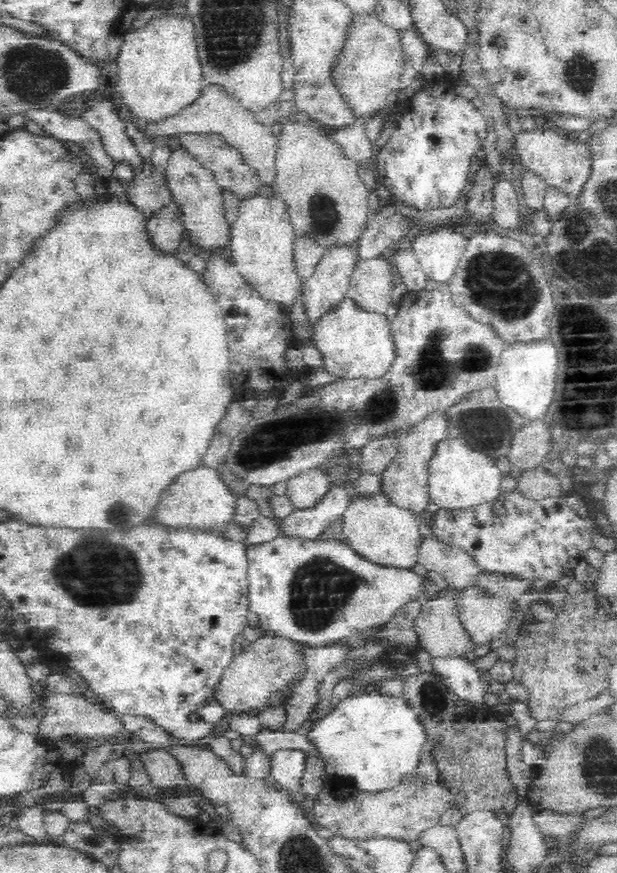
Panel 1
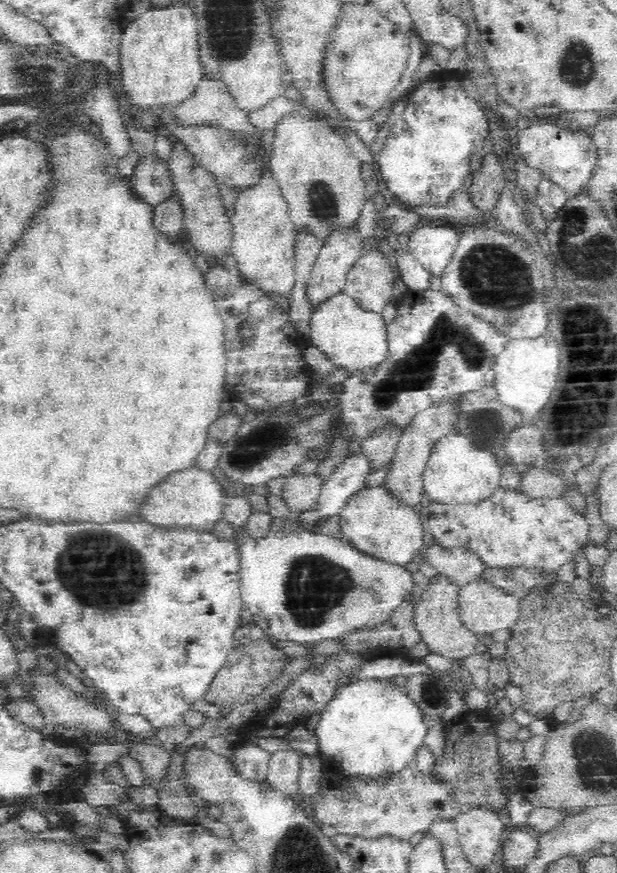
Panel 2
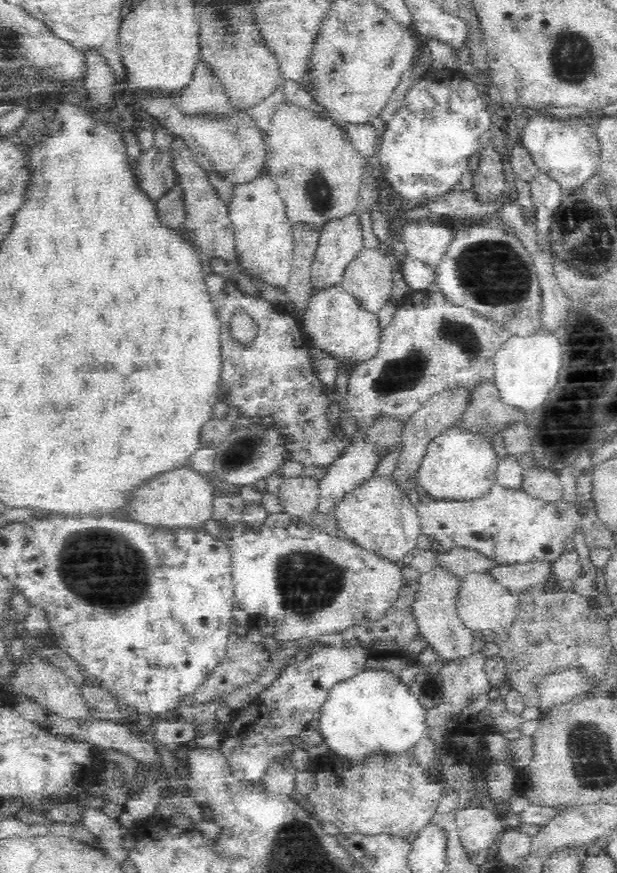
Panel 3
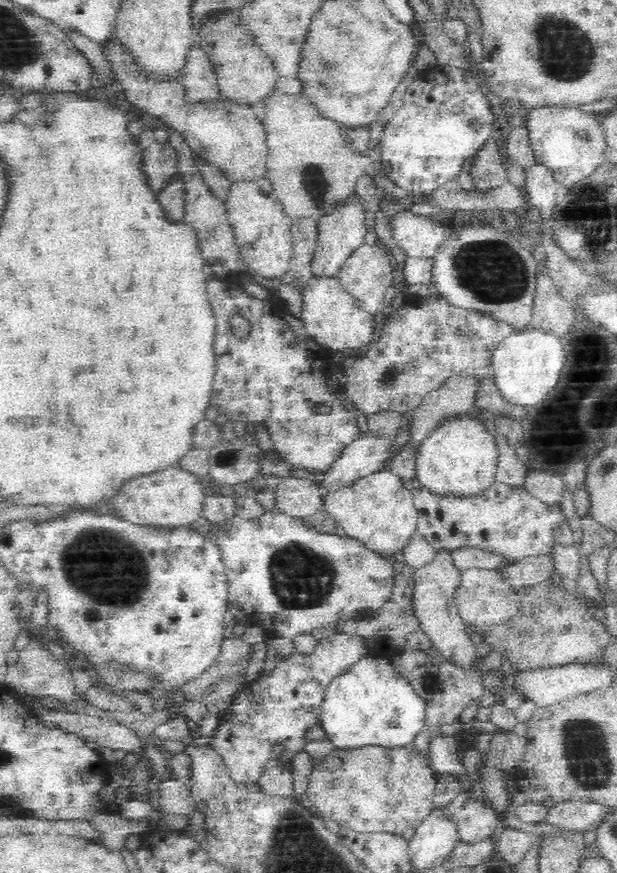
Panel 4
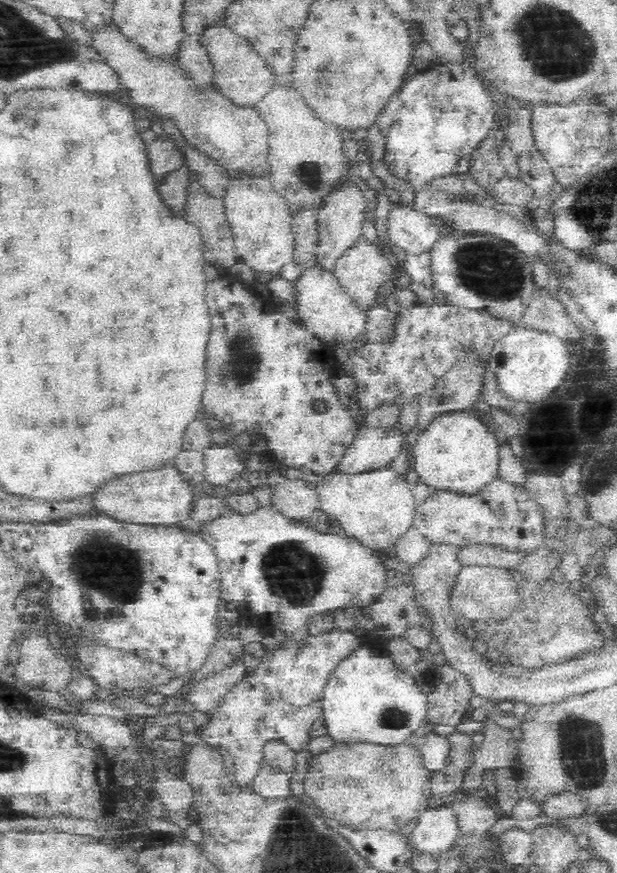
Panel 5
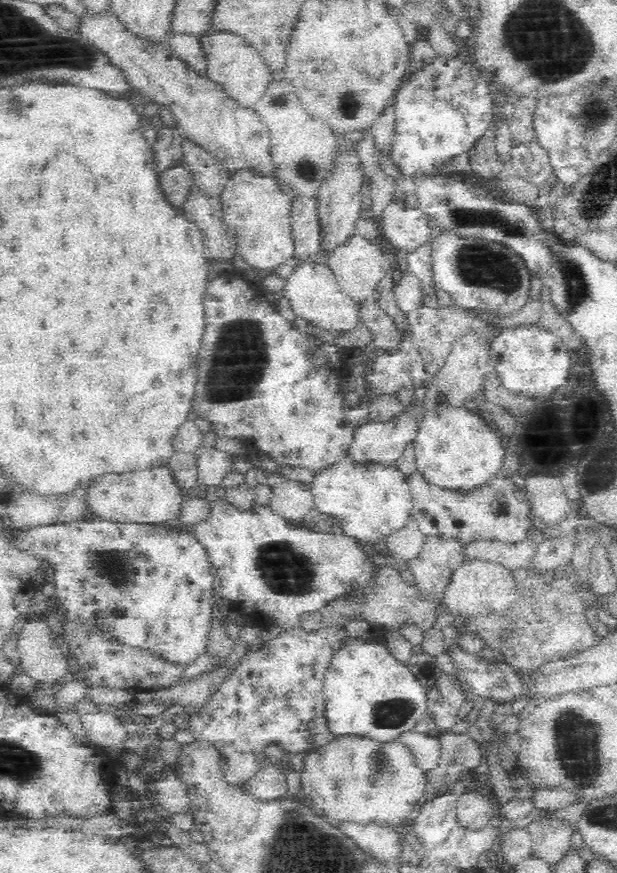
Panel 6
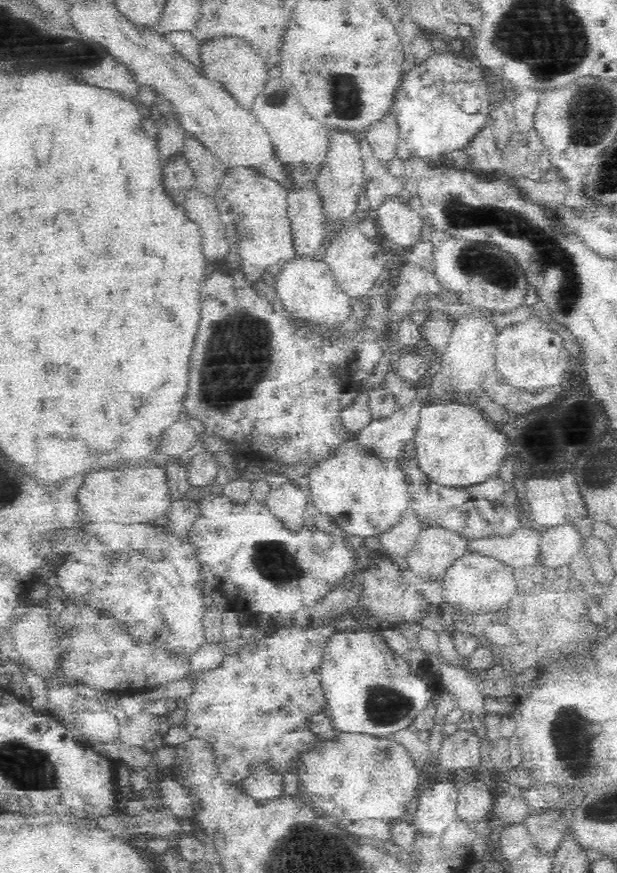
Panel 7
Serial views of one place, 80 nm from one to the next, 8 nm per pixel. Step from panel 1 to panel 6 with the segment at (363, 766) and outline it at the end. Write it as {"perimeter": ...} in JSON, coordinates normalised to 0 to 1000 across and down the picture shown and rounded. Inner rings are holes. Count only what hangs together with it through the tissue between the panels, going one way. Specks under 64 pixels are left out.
{"perimeter":[[[574,719],[527,767],[525,819],[543,843],[580,842],[634,849],[653,838],[689,833],[697,819],[692,789],[655,758],[642,756],[622,735],[592,729],[592,719]]]}

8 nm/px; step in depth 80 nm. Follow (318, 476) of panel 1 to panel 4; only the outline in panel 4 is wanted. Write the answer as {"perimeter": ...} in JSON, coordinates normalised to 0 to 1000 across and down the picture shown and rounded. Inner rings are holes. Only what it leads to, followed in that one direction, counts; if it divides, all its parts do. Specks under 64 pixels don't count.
{"perimeter":[[[488,542],[457,548],[442,566],[447,570],[446,583],[465,591],[498,598],[501,593],[522,590],[522,559]]]}

